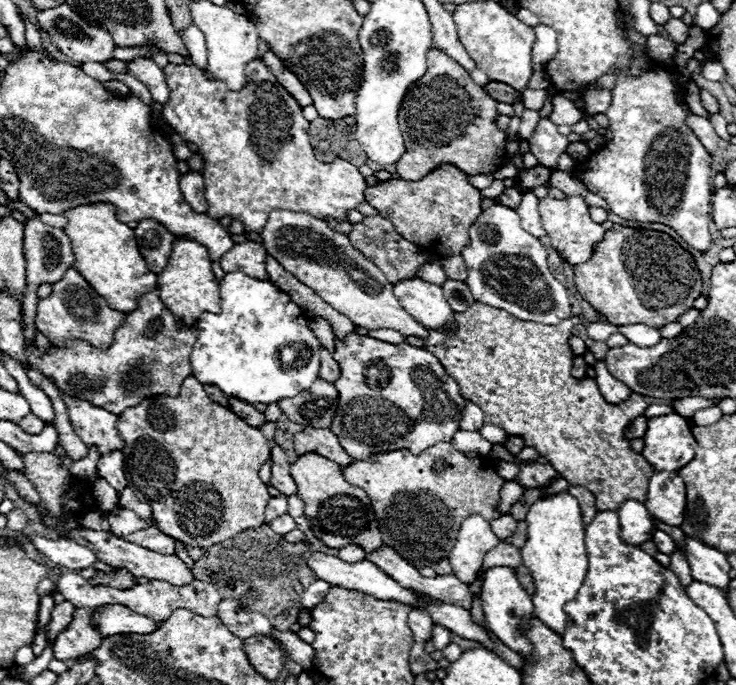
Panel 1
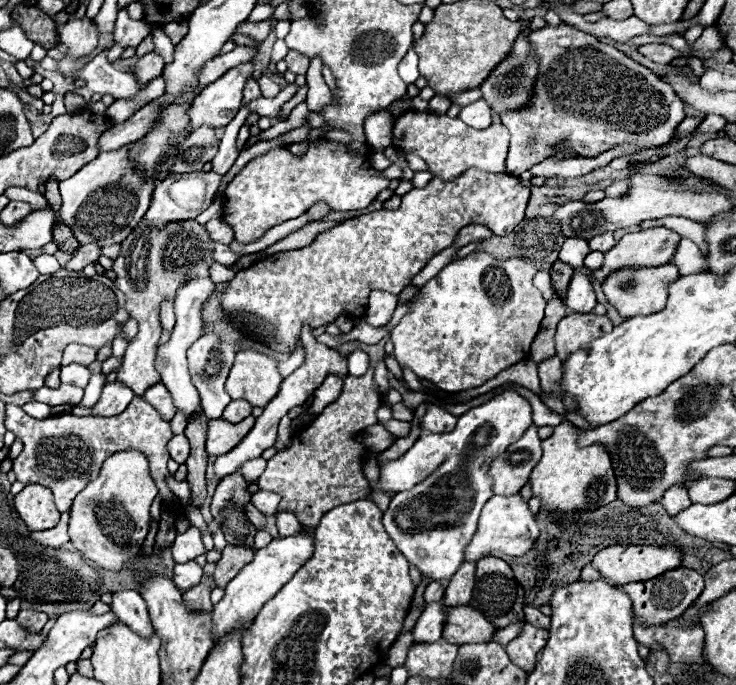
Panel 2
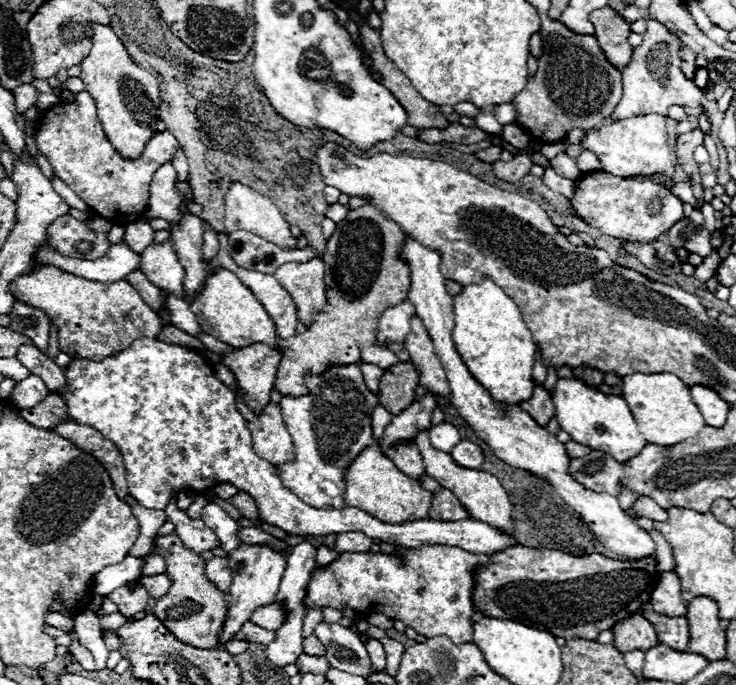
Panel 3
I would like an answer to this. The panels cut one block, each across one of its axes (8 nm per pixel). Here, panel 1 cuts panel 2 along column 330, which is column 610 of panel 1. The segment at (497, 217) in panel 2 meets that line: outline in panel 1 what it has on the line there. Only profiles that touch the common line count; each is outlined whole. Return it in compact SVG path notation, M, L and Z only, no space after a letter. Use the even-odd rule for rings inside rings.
M614 224L614 228L604 232L602 242L594 244L592 258L574 266L574 284L578 292L594 310L602 312L610 324L648 324L652 328L662 328L664 324L674 322L692 308L694 300L702 294L704 282L696 260L688 250L670 236L660 238L660 244L664 244L662 252L654 254L652 248L652 256L646 256L646 264L642 264L642 254L636 252L636 244L632 244L632 228Z

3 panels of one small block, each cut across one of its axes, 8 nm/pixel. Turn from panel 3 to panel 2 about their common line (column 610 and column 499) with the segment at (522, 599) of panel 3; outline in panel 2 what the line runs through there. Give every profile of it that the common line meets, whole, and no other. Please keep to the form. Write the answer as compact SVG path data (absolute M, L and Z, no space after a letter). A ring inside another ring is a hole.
M486 556L476 562L476 588L474 588L474 598L470 606L478 612L482 612L496 628L506 628L512 622L524 620L524 590L512 576L510 566L494 556Z

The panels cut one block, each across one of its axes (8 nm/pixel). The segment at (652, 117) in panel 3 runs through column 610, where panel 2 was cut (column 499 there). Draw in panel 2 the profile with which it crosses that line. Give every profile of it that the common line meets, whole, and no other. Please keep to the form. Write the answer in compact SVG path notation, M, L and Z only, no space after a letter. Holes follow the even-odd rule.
M413 112L405 120L398 118L396 128L392 130L392 146L400 148L404 154L418 154L424 158L428 172L432 176L440 176L442 180L454 180L470 166L492 174L502 174L508 156L508 140L510 132L502 124L492 124L486 130L476 130L466 126L460 118L428 112Z

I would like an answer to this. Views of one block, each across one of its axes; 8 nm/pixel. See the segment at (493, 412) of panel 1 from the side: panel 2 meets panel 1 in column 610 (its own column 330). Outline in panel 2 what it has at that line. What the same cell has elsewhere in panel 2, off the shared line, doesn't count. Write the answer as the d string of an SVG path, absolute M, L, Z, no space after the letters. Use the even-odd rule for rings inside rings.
M368 368L368 372L360 378L352 378L348 376L344 380L342 386L342 394L336 402L328 404L322 414L314 420L312 426L308 426L306 430L294 434L292 444L278 452L276 456L272 456L268 460L268 468L264 470L264 474L258 478L258 488L262 490L272 490L276 494L282 496L280 504L278 504L278 512L296 512L298 520L302 526L316 526L320 522L320 518L330 512L332 508L340 506L340 504L348 504L360 498L366 498L370 492L368 480L362 474L362 460L364 460L364 452L366 448L356 440L356 434L368 426L374 426L378 422L376 418L376 410L382 406L382 398L374 392L374 368Z

